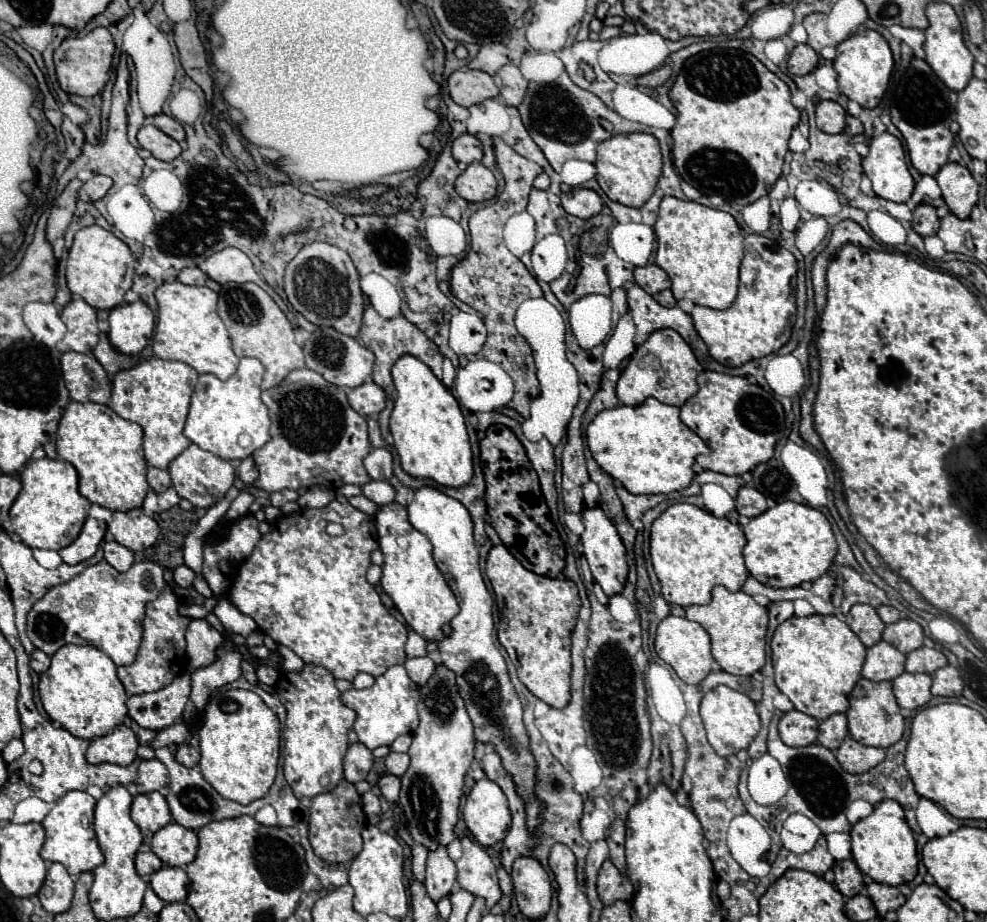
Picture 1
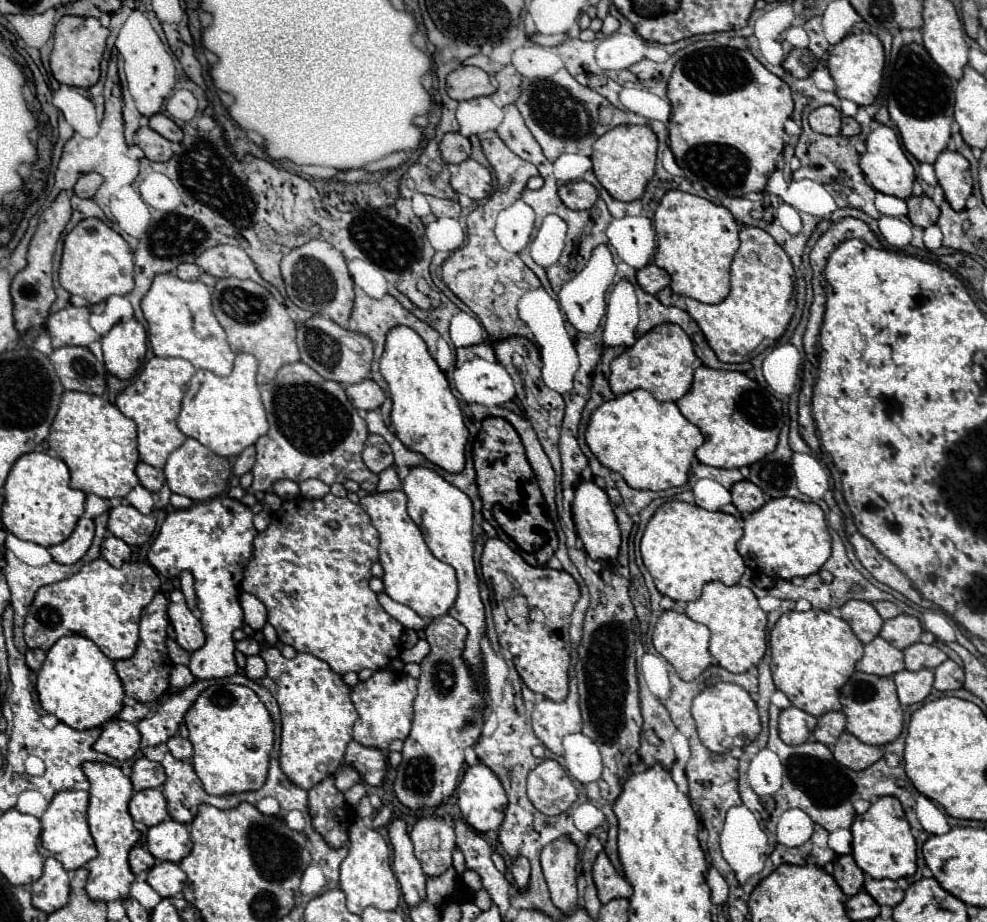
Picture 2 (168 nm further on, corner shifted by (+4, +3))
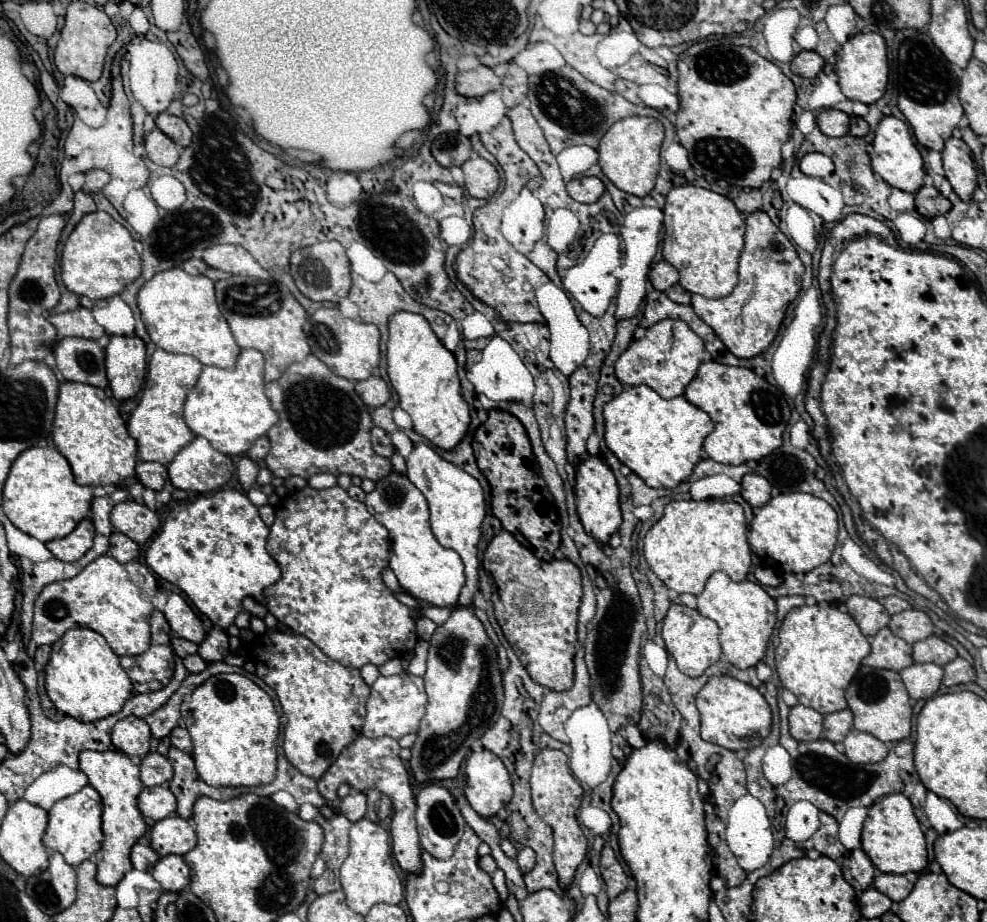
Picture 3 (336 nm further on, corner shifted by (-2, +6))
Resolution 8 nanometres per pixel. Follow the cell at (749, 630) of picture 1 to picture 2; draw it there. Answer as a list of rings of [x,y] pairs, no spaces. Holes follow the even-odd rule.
[[[711,581],[703,587],[703,593],[699,599],[687,603],[685,613],[693,621],[709,627],[709,631],[711,631],[709,651],[723,669],[727,669],[731,673],[745,673],[753,665],[757,665],[761,661],[761,657],[765,655],[767,613],[759,607],[757,597],[749,587],[743,587],[743,585],[727,587],[721,581]]]

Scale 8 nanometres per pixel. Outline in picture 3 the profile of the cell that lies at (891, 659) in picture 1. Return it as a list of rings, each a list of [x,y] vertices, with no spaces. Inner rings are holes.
[[[889,628],[879,630],[875,636],[869,638],[869,642],[871,642],[871,654],[863,658],[865,666],[887,668],[887,670],[899,672],[913,664],[911,646],[899,636],[891,634]]]

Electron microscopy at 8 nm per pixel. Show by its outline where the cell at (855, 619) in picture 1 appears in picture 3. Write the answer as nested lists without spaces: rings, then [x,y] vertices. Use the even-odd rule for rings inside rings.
[[[851,596],[847,602],[847,612],[849,616],[857,622],[859,630],[865,636],[875,636],[881,628],[885,628],[891,620],[887,610],[875,600],[867,596]]]

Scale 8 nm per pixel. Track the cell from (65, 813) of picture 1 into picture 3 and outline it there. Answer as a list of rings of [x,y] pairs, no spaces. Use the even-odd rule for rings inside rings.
[[[85,786],[73,796],[67,796],[53,804],[49,810],[49,826],[43,834],[43,846],[63,854],[69,866],[79,866],[87,858],[91,858],[97,850],[101,850],[103,832],[101,832],[101,796],[95,788]]]

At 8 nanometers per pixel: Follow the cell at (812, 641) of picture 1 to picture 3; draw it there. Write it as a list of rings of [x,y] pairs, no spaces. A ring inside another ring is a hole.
[[[835,604],[799,606],[799,608],[793,608],[785,616],[785,620],[779,628],[779,640],[781,640],[781,644],[775,650],[775,654],[777,654],[775,664],[777,664],[777,674],[779,674],[781,684],[787,690],[791,690],[803,706],[809,706],[809,708],[821,712],[823,716],[845,710],[847,708],[845,690],[847,690],[849,682],[853,680],[855,672],[859,670],[861,660],[869,654],[869,640],[861,634],[855,620],[847,612],[841,612]]]

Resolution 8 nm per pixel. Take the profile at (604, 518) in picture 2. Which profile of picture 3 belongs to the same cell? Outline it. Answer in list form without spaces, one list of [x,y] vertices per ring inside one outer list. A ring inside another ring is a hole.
[[[589,456],[577,466],[577,478],[575,478],[575,496],[577,496],[577,512],[581,518],[581,524],[589,536],[593,536],[599,544],[609,544],[611,536],[621,526],[621,508],[619,508],[619,488],[617,480],[611,472],[611,468],[599,458]]]

